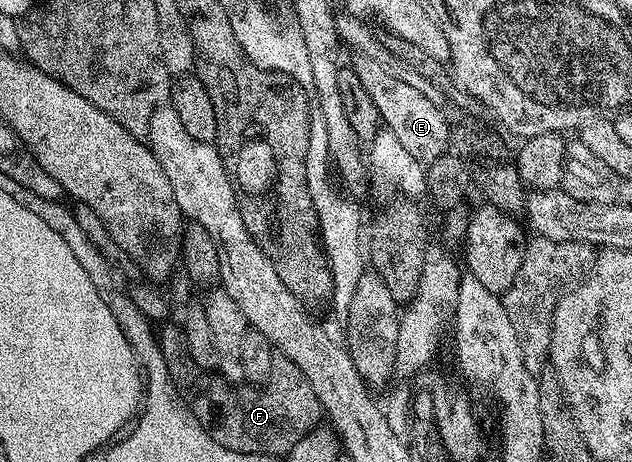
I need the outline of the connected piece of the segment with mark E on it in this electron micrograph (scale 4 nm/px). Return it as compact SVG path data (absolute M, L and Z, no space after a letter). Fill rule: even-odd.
M355 53L352 69L354 75L360 80L364 92L372 100L376 108L381 125L400 140L400 145L412 151L412 156L417 162L429 164L435 161L435 155L442 150L446 143L446 132L452 127L451 120L446 119L443 107L428 100L424 93L411 85L404 84L395 77L386 76L383 68L376 64L370 57Z

